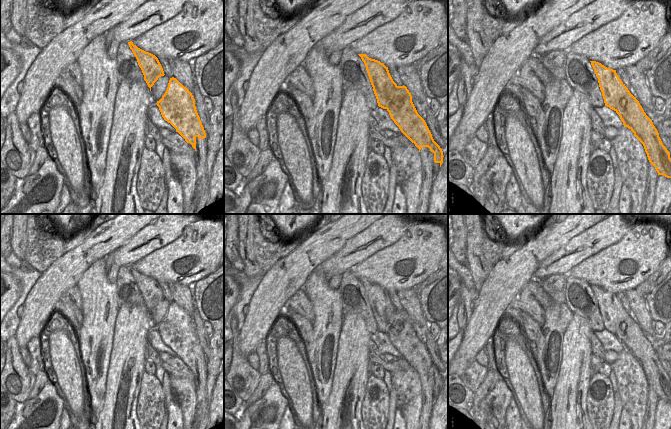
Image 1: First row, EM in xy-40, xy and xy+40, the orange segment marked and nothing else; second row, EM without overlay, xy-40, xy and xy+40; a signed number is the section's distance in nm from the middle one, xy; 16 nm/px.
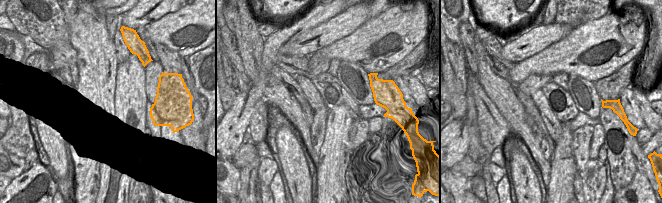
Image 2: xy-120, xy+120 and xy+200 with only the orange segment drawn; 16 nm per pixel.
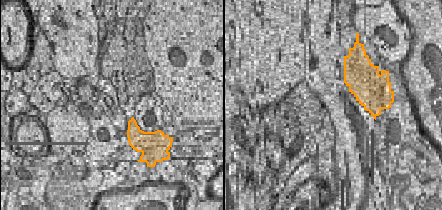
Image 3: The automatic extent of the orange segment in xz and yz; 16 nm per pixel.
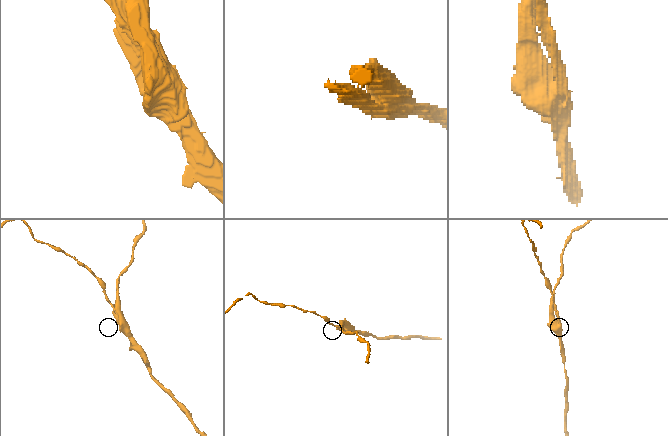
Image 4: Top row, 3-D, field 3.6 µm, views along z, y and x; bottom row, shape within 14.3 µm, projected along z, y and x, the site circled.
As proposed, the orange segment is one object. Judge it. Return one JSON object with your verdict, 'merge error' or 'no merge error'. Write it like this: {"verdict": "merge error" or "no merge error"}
{"verdict": "merge error"}

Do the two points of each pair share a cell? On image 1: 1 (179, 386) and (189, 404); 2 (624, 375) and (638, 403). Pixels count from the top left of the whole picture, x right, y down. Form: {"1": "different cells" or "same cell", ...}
{"1": "same cell", "2": "same cell"}

